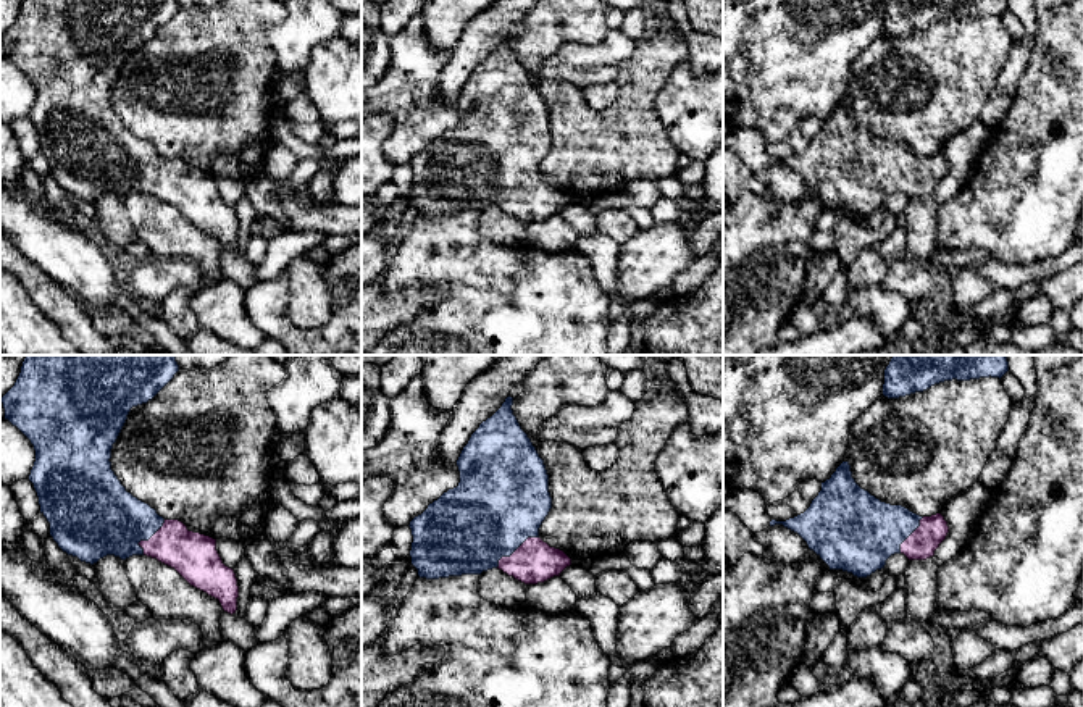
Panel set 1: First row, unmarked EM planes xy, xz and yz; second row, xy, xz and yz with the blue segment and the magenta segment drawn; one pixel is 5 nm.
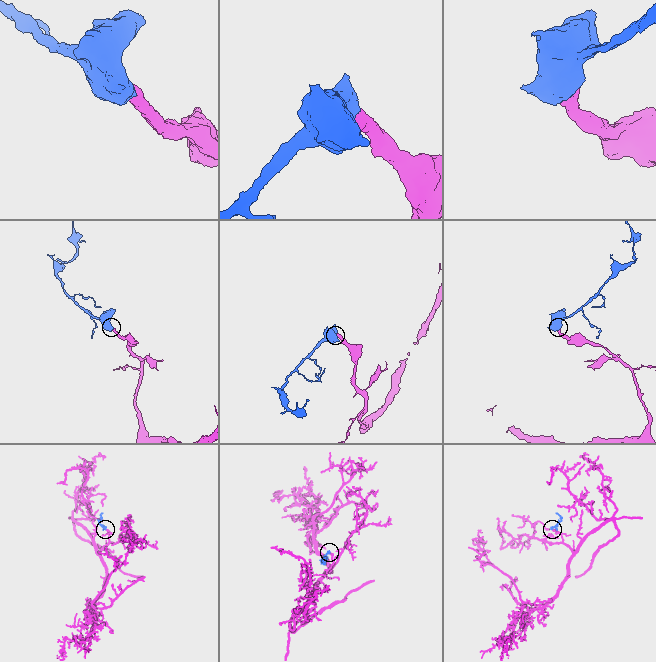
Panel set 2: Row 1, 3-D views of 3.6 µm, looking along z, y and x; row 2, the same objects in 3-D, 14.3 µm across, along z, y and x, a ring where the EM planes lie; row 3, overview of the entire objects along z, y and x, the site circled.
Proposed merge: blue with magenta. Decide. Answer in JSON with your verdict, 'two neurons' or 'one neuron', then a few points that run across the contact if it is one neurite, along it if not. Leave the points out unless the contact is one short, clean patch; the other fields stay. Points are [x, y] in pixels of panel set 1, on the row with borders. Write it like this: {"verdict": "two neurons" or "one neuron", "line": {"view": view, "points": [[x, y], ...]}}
{"verdict": "one neuron", "line": {"view": "xz", "points": [[499, 502], [501, 530], [515, 549], [530, 560], [535, 560]]}}

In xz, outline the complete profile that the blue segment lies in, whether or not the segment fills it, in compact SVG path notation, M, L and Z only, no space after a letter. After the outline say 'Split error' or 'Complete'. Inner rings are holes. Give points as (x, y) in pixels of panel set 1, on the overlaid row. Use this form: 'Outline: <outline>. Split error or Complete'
Outline: M525 381L515 384L502 407L471 434L457 460L458 486L410 521L410 557L420 578L481 575L499 568L525 584L537 584L560 576L571 565L563 550L539 538L539 528L552 508L552 497L544 460L512 410L523 389Z. Split error

